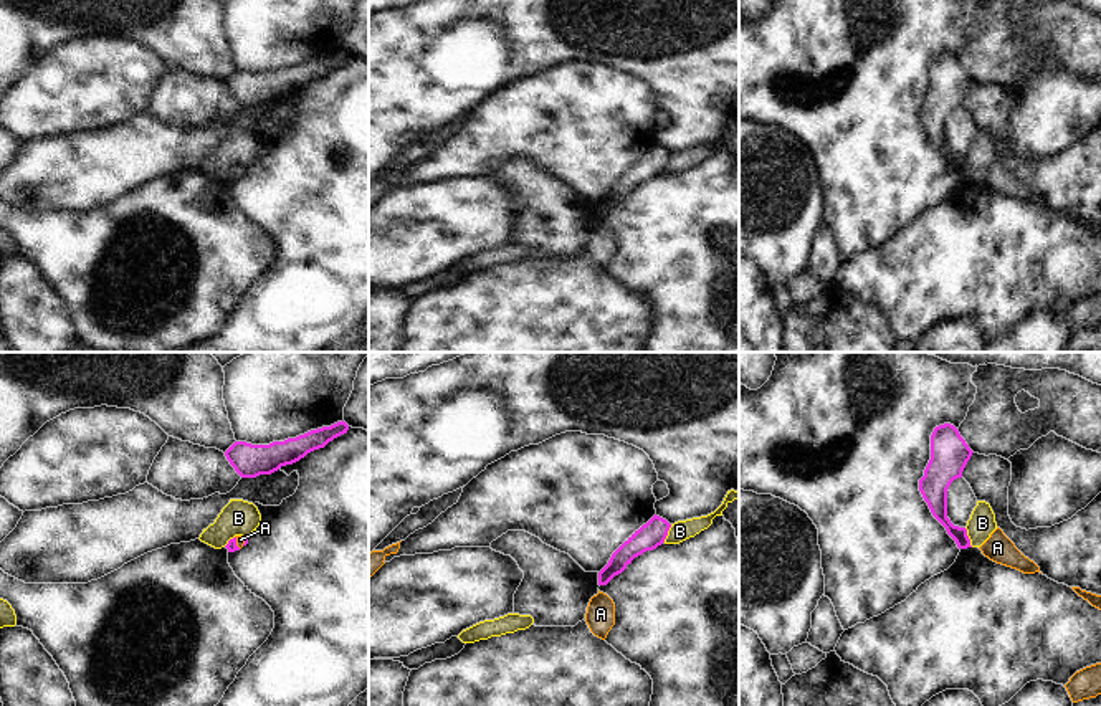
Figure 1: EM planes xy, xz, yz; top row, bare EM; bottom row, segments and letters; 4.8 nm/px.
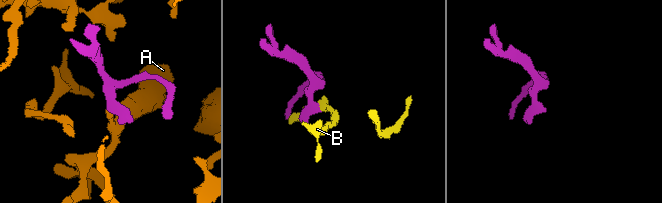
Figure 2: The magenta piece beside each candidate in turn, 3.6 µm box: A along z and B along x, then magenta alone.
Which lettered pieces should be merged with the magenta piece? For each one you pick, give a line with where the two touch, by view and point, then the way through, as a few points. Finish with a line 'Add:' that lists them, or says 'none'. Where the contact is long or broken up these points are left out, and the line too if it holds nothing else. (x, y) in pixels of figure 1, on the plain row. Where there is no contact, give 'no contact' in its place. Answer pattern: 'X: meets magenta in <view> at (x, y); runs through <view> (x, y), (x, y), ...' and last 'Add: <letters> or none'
A: meets magenta in xy at (235, 172); runs through xy (232, 176), (235, 172), (240, 169)
Add: A

